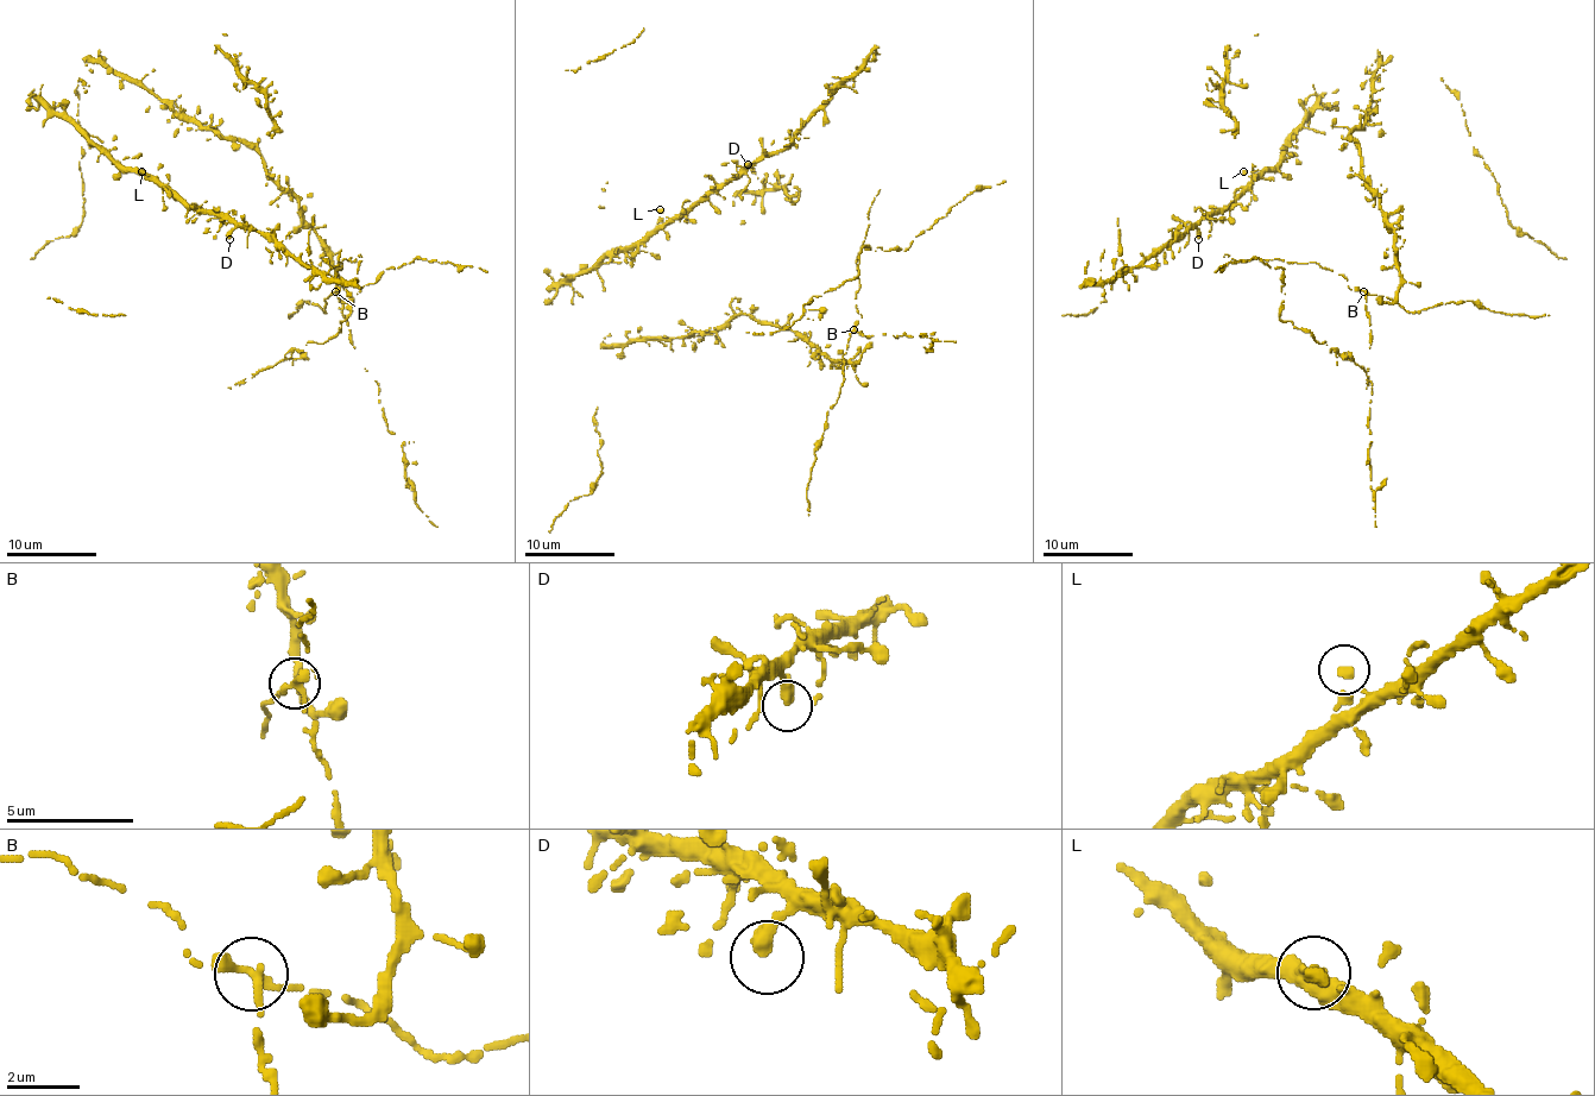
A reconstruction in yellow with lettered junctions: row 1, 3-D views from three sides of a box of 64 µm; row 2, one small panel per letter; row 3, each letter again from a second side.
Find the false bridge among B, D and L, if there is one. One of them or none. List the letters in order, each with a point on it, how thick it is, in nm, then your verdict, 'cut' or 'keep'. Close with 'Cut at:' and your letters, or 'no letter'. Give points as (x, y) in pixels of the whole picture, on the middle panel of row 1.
B: at (853, 329); 440 nm thick; cut
D: at (748, 164); 420 nm thick; keep
L: at (660, 209); 320 nm thick; keep
Cut at: B

